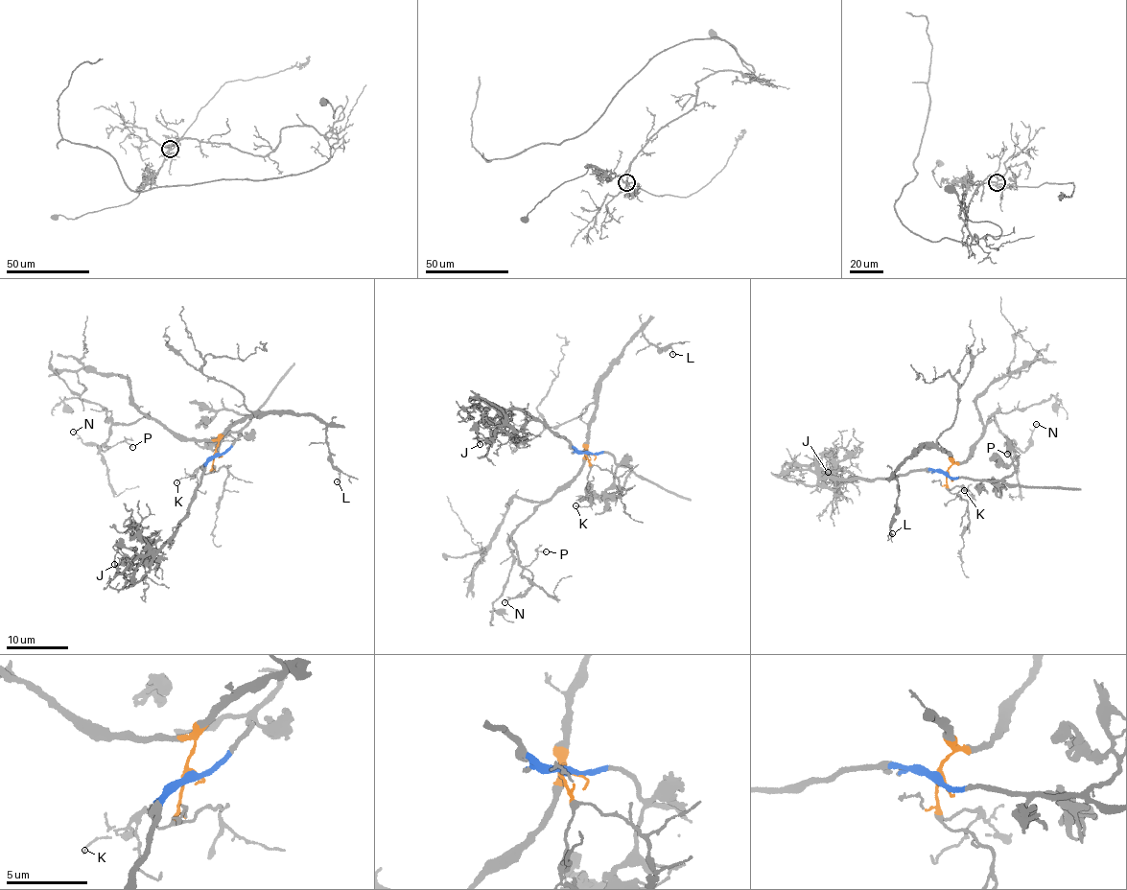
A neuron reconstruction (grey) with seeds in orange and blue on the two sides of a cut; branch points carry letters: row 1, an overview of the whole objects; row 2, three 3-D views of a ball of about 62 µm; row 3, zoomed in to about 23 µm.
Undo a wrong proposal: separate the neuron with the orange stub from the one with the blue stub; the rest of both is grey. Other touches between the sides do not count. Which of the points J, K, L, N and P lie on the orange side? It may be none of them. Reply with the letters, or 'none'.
K, L, N, P

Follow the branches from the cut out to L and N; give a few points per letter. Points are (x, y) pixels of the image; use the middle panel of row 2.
L: (586, 454), (587, 433), (602, 379), (633, 336), (642, 332), (660, 351), (669, 347), (672, 355)
N: (586, 454), (577, 472), (561, 490), (515, 528), (511, 537), (520, 564), (531, 573), (531, 585), (504, 602)

